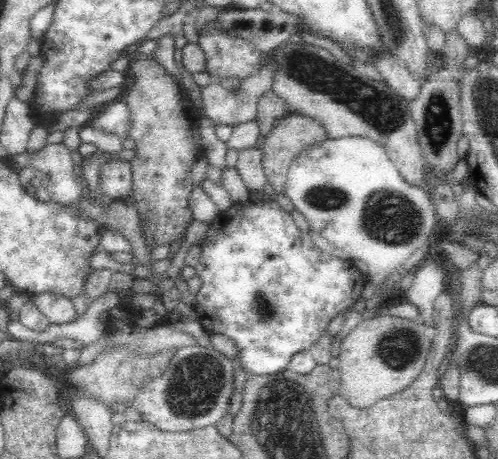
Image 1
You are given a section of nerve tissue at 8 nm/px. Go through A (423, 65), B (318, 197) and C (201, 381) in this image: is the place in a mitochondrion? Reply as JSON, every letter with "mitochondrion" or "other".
{"A":"other","B":"mitochondrion","C":"mitochondrion"}

